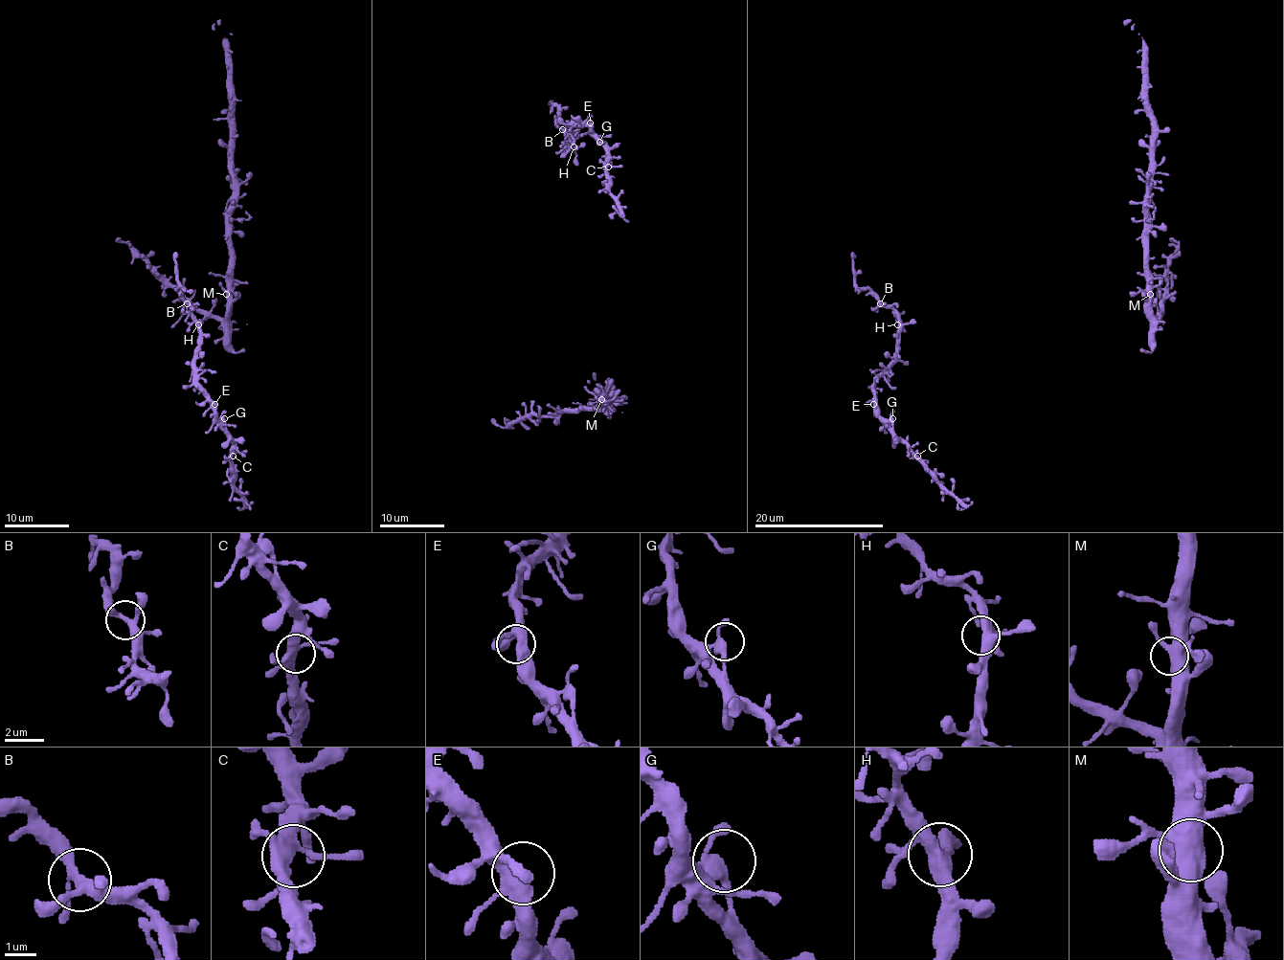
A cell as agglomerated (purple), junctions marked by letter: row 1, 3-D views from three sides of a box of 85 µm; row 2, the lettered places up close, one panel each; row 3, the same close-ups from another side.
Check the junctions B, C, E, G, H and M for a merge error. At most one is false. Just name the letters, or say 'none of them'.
none of them

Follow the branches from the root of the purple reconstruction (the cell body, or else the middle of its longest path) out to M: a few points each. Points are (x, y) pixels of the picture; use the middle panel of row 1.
M: (611, 379), (601, 399)

